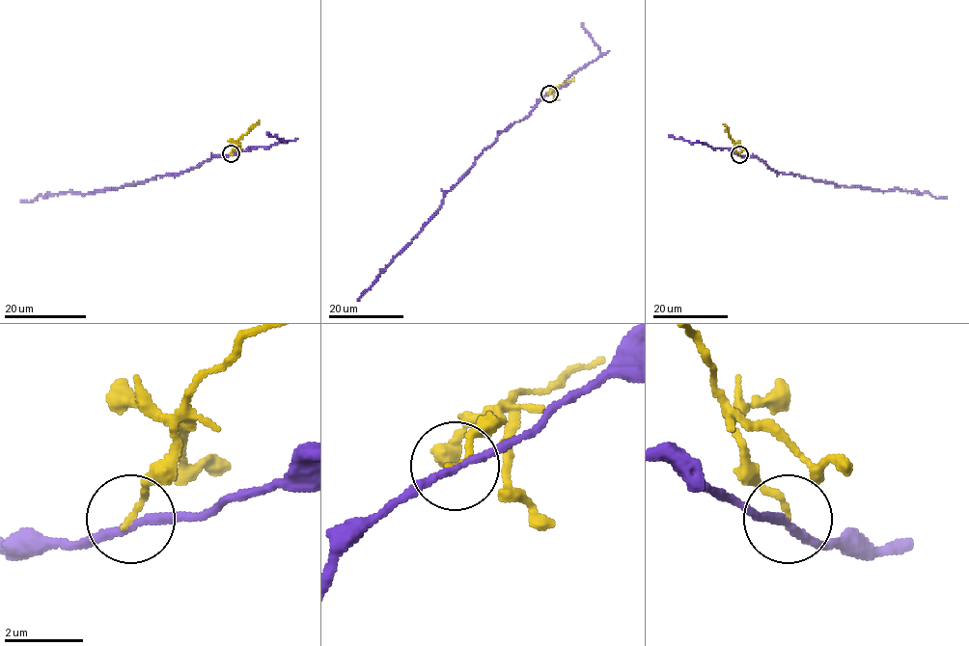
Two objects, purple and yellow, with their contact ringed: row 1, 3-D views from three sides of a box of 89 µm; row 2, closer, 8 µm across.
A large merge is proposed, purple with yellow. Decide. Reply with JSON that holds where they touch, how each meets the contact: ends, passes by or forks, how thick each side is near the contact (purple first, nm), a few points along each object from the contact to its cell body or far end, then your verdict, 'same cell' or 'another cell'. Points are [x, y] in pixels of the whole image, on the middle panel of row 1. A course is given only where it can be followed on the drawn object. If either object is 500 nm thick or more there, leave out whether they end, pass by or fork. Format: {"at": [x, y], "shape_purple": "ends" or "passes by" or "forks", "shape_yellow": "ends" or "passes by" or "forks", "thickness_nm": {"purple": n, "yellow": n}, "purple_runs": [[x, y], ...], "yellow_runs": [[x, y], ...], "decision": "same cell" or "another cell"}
{"at": [549, 94], "shape_purple": "passes by", "shape_yellow": "ends", "thickness_nm": {"purple": 180, "yellow": 150}, "purple_runs": [[549, 94], [529, 115], [512, 123], [486, 148], [474, 166], [445, 194], [441, 208], [357, 300]], "yellow_runs": [[549, 94], [574, 77]], "decision": "another cell"}

